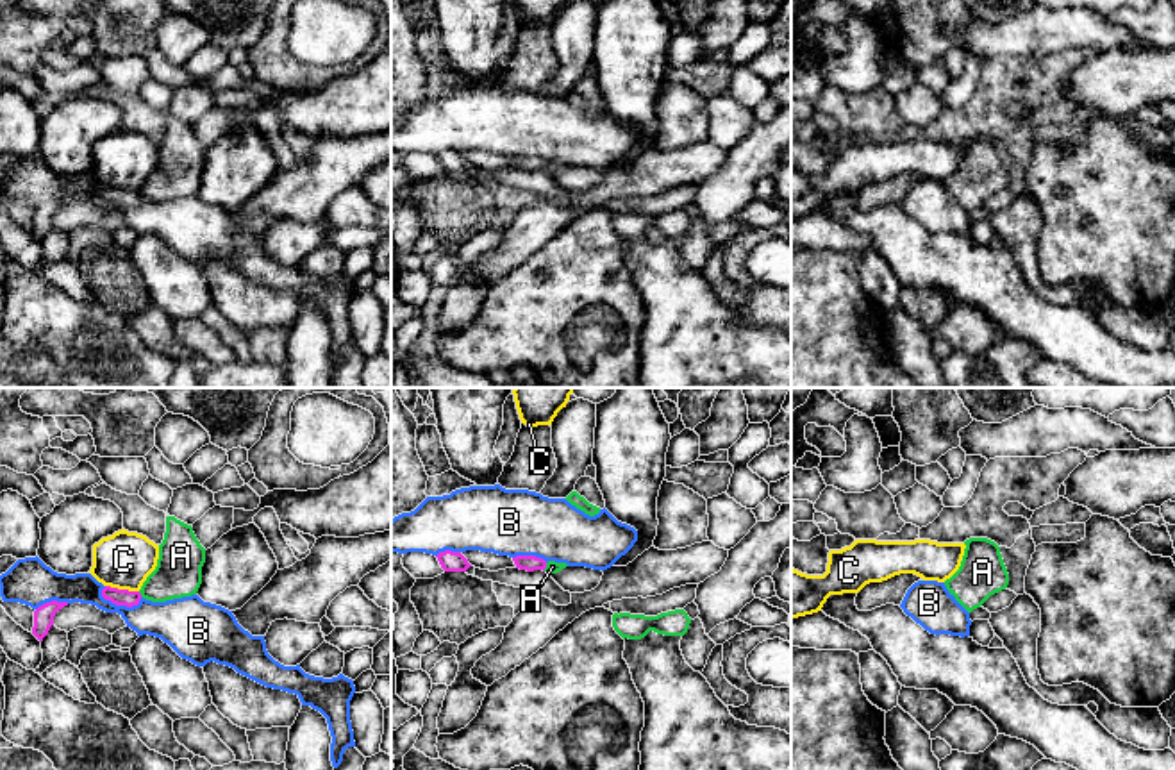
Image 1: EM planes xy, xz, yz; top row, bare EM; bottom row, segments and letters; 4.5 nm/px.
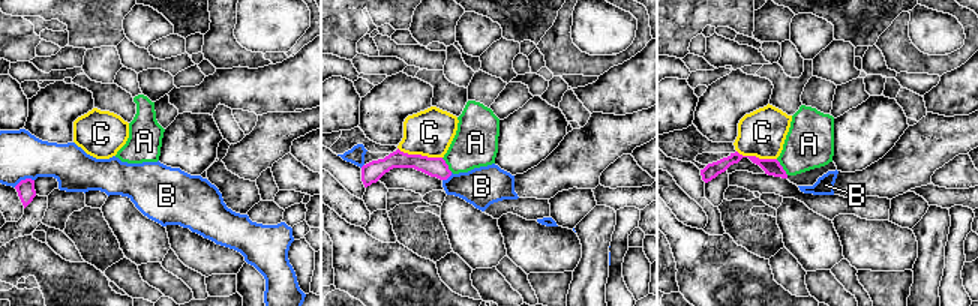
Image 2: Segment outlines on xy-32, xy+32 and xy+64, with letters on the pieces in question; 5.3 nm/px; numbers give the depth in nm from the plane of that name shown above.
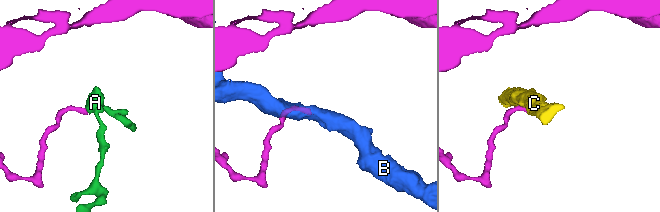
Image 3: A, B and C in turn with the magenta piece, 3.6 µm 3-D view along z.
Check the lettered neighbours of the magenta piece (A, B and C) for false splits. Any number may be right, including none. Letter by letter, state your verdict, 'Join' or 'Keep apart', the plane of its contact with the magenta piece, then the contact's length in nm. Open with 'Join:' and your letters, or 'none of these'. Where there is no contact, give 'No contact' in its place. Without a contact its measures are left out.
Join: none of these
A: Keep apart. Touches magenta in xz. Shared border 40 nm
B: Keep apart. Touches magenta in xy. Shared border 200 nm
C: Keep apart. Touches magenta in xy. Shared border 160 nm

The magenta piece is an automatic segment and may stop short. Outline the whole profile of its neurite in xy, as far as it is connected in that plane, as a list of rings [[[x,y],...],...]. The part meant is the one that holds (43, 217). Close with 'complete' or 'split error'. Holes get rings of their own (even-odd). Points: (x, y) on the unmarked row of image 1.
[[[46,202],[43,205],[39,205],[34,211],[34,227],[32,227],[32,234],[43,241],[43,238],[48,234],[50,227],[54,225],[54,216],[59,209],[62,209],[64,205],[68,205],[68,202]]]; complete

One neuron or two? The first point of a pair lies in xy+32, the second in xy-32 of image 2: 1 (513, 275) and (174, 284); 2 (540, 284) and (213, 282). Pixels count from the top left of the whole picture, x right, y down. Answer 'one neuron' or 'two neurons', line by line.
1: two neurons
2: one neuron

